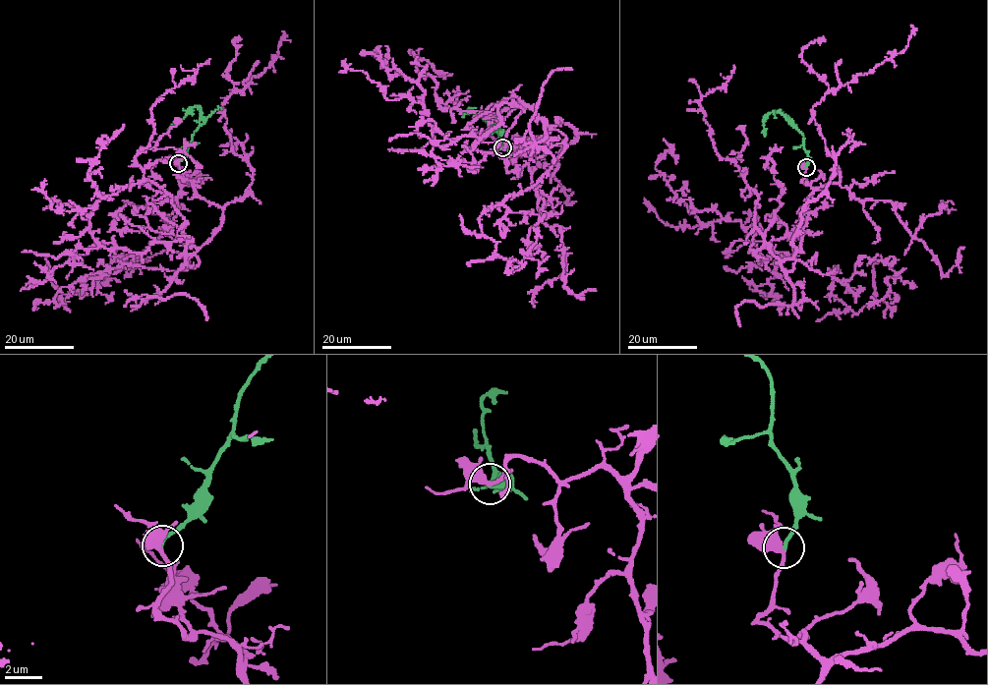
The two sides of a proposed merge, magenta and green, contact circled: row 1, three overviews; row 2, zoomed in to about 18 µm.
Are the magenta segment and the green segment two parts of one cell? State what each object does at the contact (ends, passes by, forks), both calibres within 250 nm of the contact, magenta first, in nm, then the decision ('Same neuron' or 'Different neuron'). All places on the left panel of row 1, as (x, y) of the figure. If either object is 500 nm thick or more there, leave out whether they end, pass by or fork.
At the ring magenta passes by. At the ring green ends. Thickness 360 nm (magenta) against 190 nm. Same neuron

